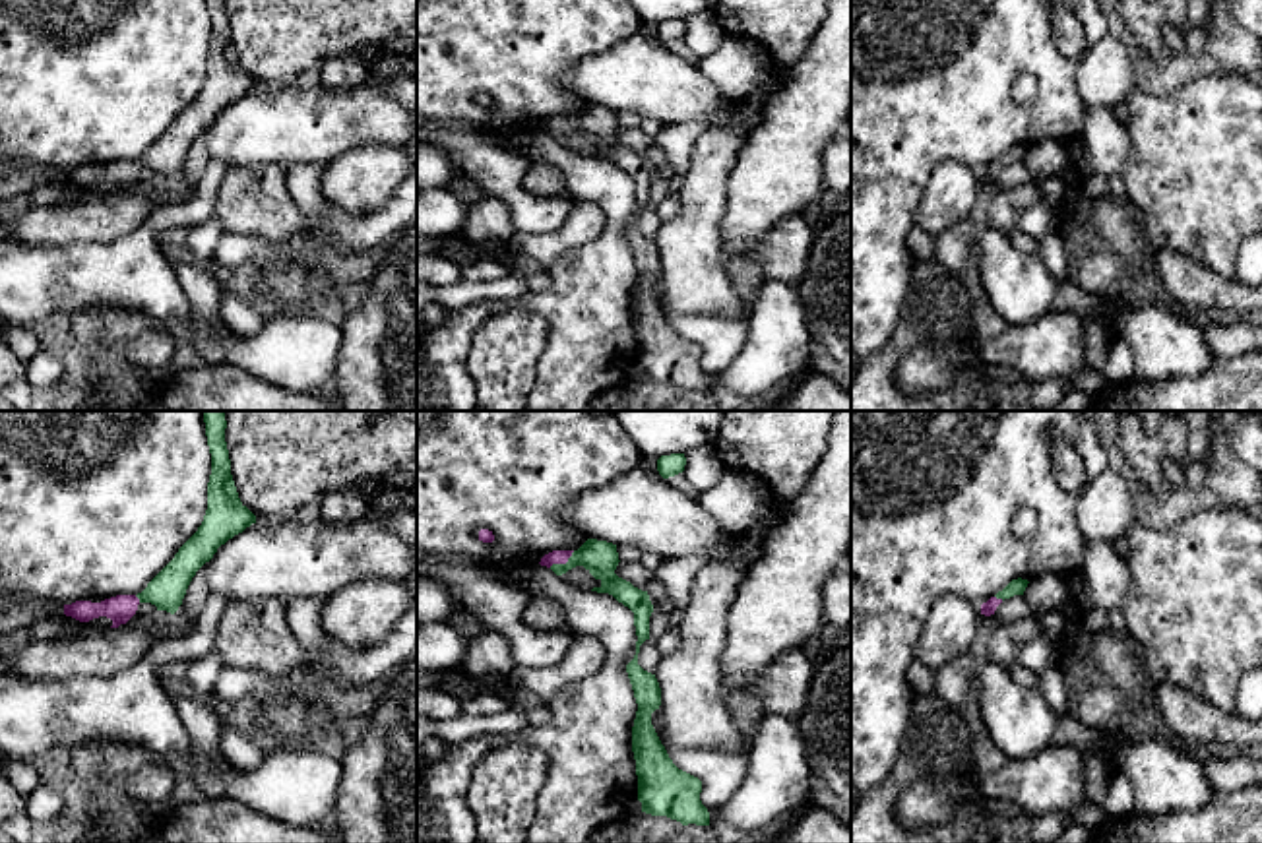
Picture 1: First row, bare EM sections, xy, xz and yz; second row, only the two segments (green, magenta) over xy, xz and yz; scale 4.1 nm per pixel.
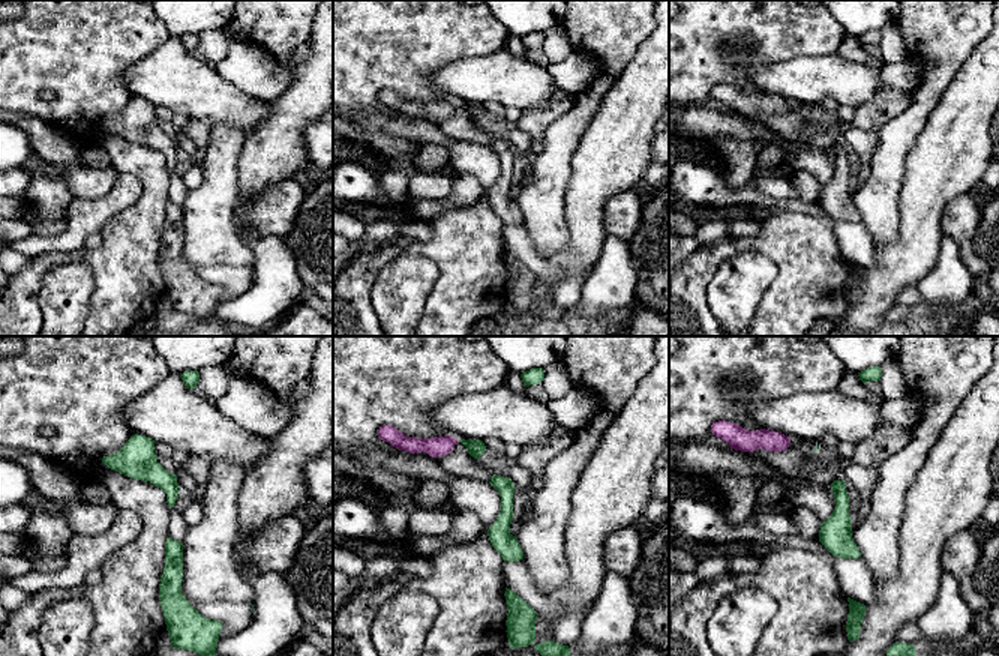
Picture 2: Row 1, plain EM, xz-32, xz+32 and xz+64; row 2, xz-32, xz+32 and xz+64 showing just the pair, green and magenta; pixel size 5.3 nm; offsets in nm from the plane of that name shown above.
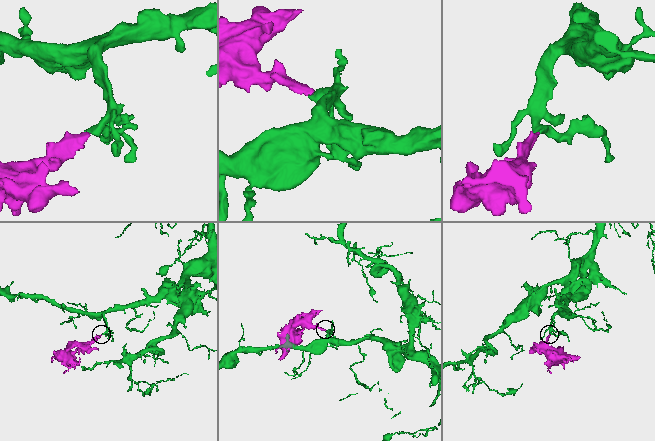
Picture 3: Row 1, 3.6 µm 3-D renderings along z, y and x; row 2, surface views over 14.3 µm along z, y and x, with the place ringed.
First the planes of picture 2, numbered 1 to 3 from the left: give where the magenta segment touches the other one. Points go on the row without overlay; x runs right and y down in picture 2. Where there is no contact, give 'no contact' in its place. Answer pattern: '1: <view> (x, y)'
1: no contact
2: no contact
3: no contact

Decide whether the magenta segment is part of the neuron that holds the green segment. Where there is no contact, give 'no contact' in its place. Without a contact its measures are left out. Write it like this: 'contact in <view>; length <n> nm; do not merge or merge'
contact in xz; length 130 nm; merge

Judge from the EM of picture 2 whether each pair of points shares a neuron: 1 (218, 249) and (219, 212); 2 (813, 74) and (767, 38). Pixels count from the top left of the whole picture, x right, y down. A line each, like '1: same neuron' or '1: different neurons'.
1: same neuron
2: different neurons

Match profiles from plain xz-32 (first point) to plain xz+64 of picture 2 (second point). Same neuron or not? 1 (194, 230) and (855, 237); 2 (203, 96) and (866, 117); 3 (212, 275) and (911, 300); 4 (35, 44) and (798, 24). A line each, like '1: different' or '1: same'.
1: different
2: different
3: same
4: same

